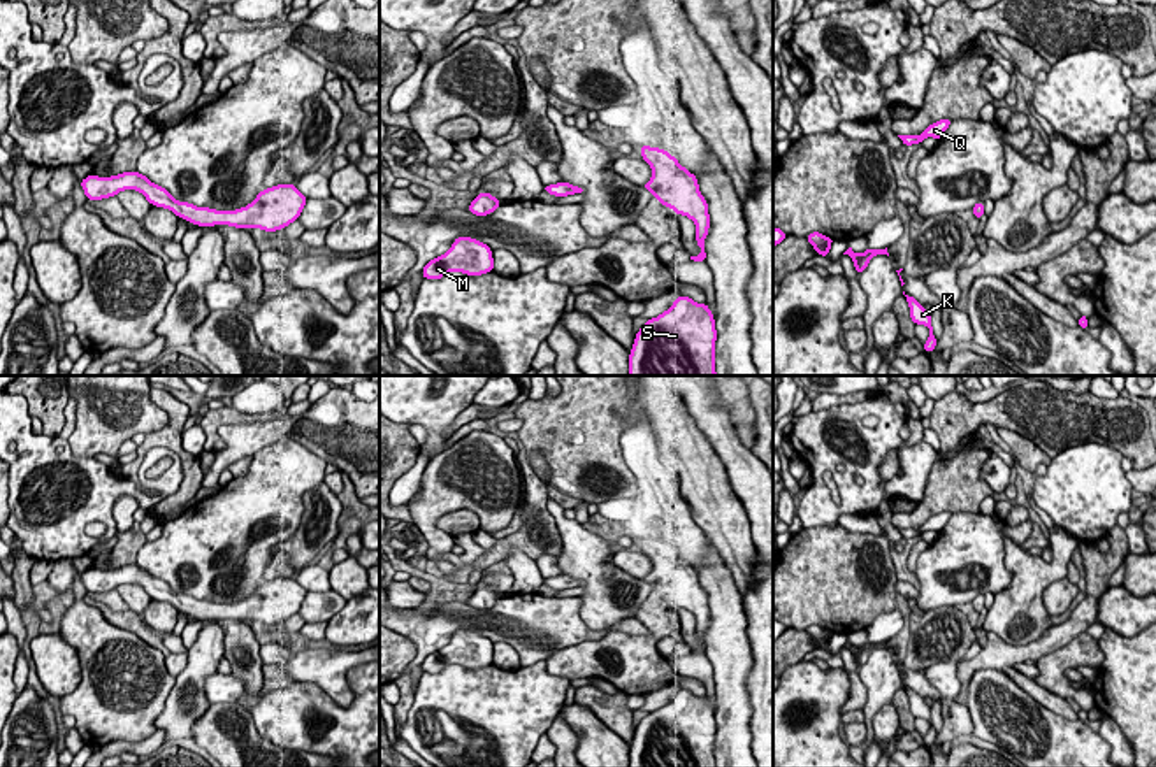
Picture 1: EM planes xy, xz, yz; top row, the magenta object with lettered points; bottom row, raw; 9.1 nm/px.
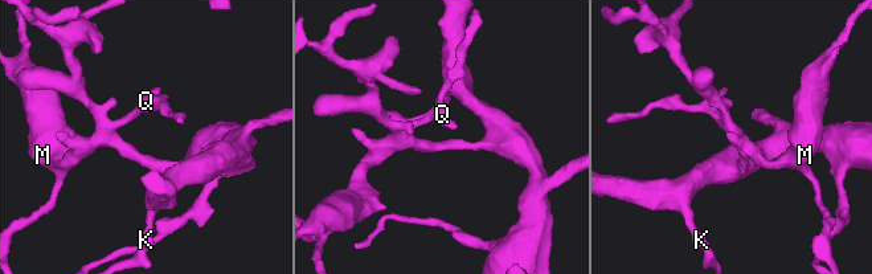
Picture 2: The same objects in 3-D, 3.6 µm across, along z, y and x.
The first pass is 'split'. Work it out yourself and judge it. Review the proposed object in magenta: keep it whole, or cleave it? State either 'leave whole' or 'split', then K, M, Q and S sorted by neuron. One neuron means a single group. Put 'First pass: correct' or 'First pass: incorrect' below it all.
leave whole; K M Q S
First pass: incorrect

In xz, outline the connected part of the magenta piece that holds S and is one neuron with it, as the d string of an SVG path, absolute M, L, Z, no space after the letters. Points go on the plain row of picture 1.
M680 688L668 704L638 723L629 746L629 767L717 767L715 734L715 713L706 695Z

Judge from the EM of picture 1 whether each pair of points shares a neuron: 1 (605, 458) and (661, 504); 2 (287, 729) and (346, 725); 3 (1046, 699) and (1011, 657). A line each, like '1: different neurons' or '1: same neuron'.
1: different neurons
2: same neuron
3: different neurons

